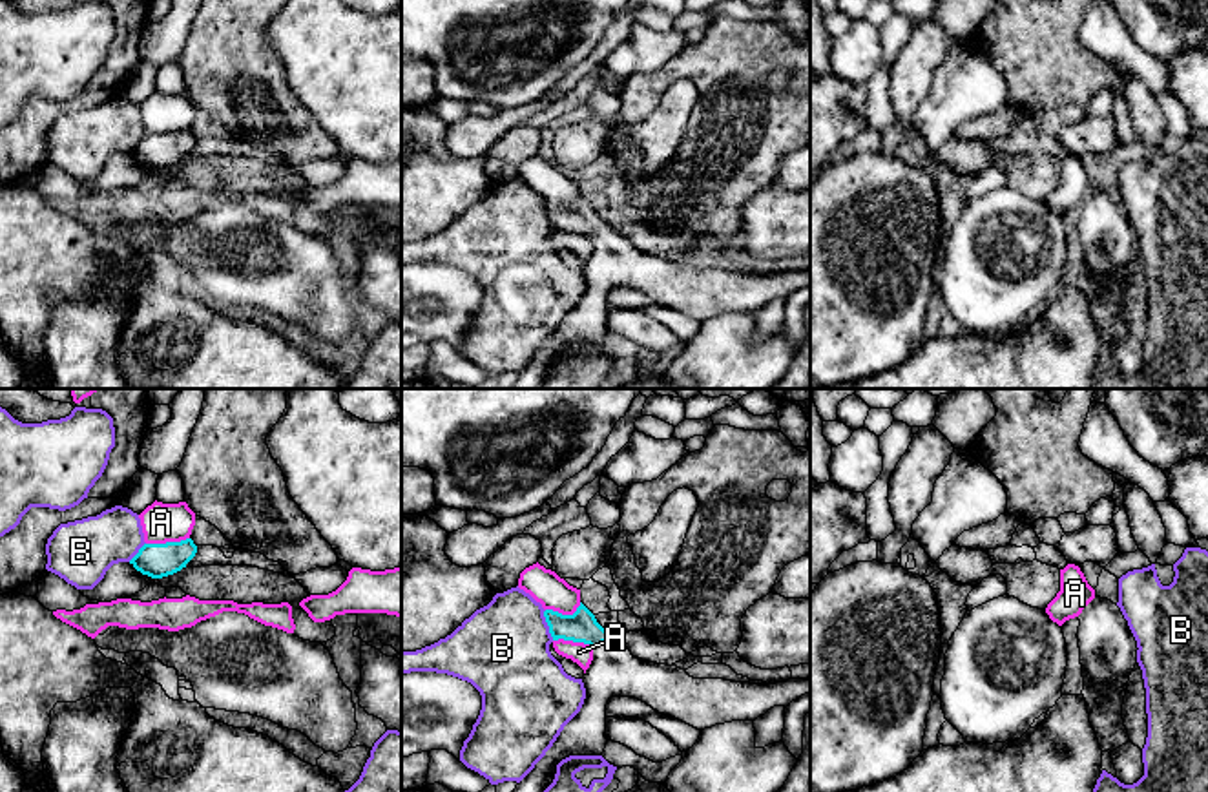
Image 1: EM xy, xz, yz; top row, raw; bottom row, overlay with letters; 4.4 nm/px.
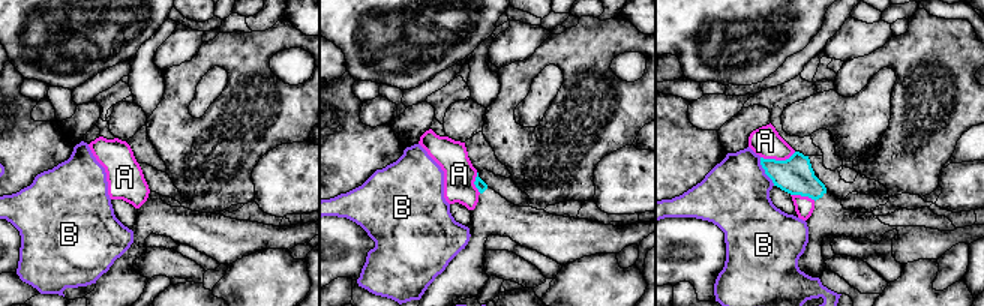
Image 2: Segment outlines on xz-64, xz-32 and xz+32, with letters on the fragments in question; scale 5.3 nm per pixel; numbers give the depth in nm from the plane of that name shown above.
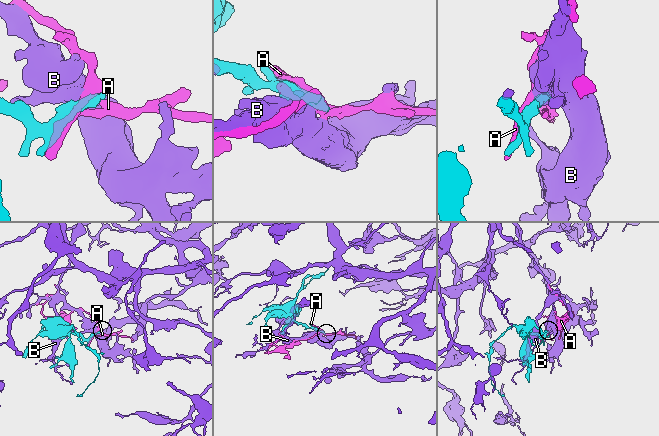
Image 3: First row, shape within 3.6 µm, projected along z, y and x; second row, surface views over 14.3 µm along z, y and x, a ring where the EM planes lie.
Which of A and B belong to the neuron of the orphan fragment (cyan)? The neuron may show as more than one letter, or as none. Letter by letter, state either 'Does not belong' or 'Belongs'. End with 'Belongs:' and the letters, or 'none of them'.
A: Does not belong
B: Does not belong
Belongs: none of them

